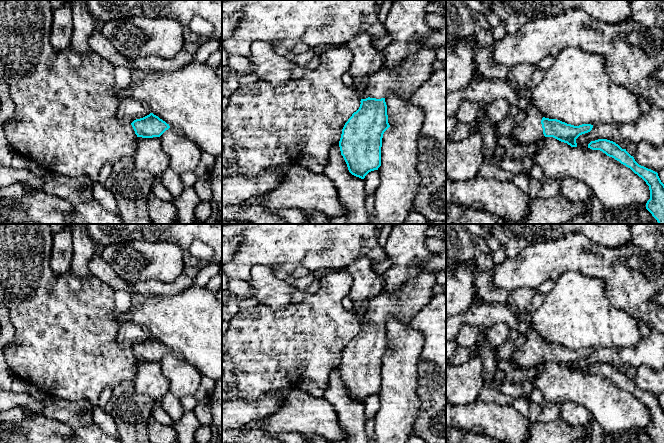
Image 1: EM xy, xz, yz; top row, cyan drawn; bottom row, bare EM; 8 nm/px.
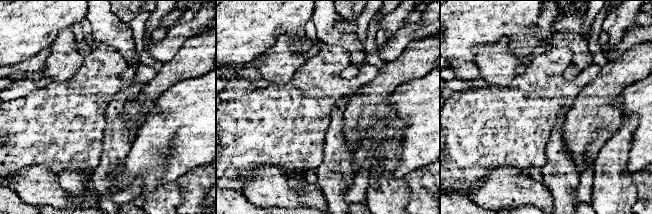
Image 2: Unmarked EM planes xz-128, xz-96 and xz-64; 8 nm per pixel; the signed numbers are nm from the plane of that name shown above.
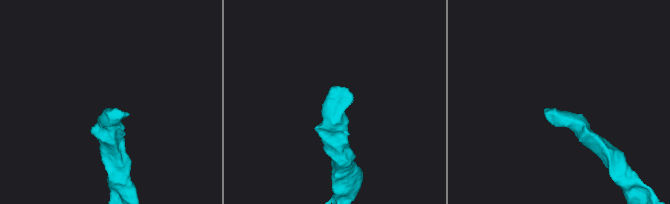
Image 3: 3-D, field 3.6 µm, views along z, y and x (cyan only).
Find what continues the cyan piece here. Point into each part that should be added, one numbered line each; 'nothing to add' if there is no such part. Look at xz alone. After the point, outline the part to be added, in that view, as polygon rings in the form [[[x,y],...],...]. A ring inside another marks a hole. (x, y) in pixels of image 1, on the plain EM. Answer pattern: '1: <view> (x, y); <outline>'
1: xz (415, 293); [[[423,270],[408,280],[398,291],[385,292],[369,301],[363,317],[381,323],[390,318],[408,321],[412,315],[429,303],[432,288],[437,284],[434,271]]]

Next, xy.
nothing to add

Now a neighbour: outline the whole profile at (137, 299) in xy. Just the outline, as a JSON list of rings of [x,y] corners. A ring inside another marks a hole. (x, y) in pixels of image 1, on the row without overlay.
[[[132,293],[131,294],[131,302],[135,305],[140,305],[147,300],[148,295]]]

